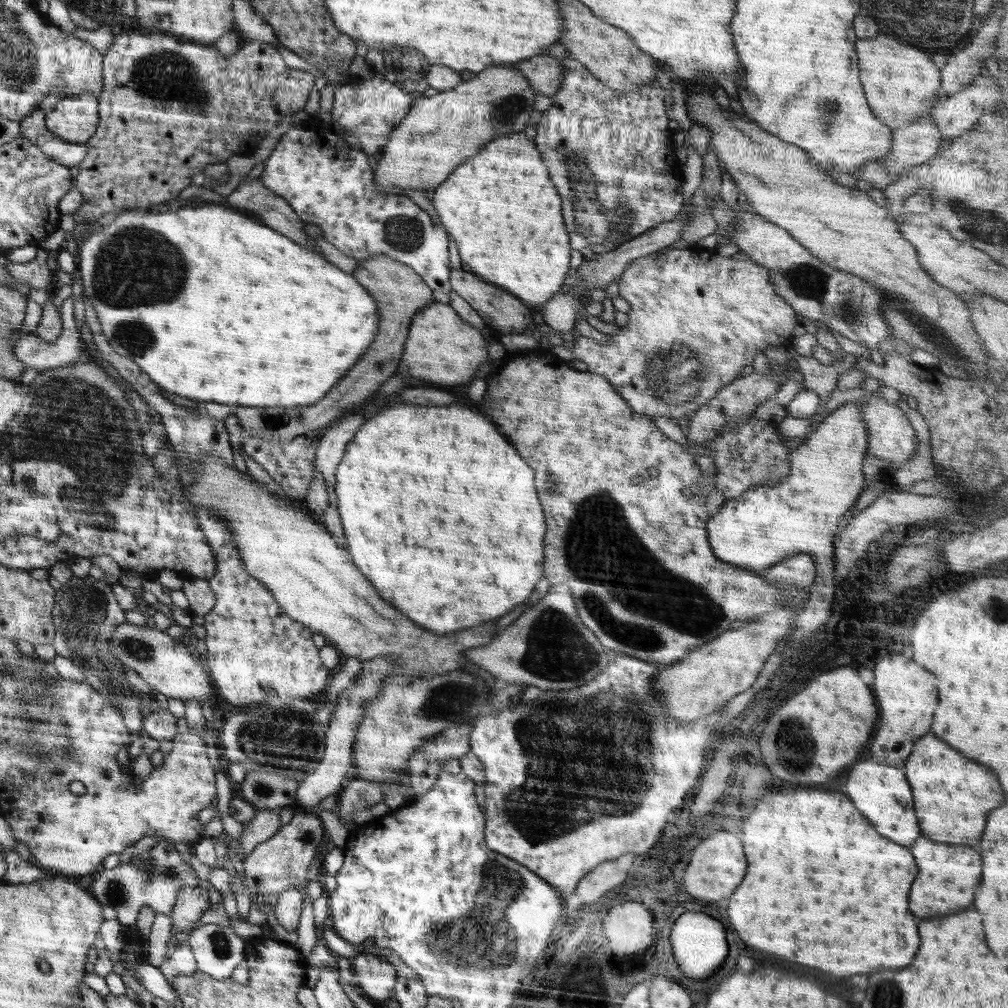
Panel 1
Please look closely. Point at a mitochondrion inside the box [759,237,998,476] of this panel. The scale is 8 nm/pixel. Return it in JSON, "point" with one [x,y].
{"point":[923,325]}

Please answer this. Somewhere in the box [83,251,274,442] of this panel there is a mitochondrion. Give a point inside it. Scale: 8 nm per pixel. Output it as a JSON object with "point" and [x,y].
{"point":[134,334]}

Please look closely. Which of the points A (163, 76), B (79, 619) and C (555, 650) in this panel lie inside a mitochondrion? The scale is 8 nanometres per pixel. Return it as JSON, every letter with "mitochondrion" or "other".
{"A":"mitochondrion","B":"mitochondrion","C":"mitochondrion"}

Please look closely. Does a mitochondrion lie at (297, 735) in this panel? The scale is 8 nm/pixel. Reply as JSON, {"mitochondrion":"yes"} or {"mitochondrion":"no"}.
{"mitochondrion":"yes"}

